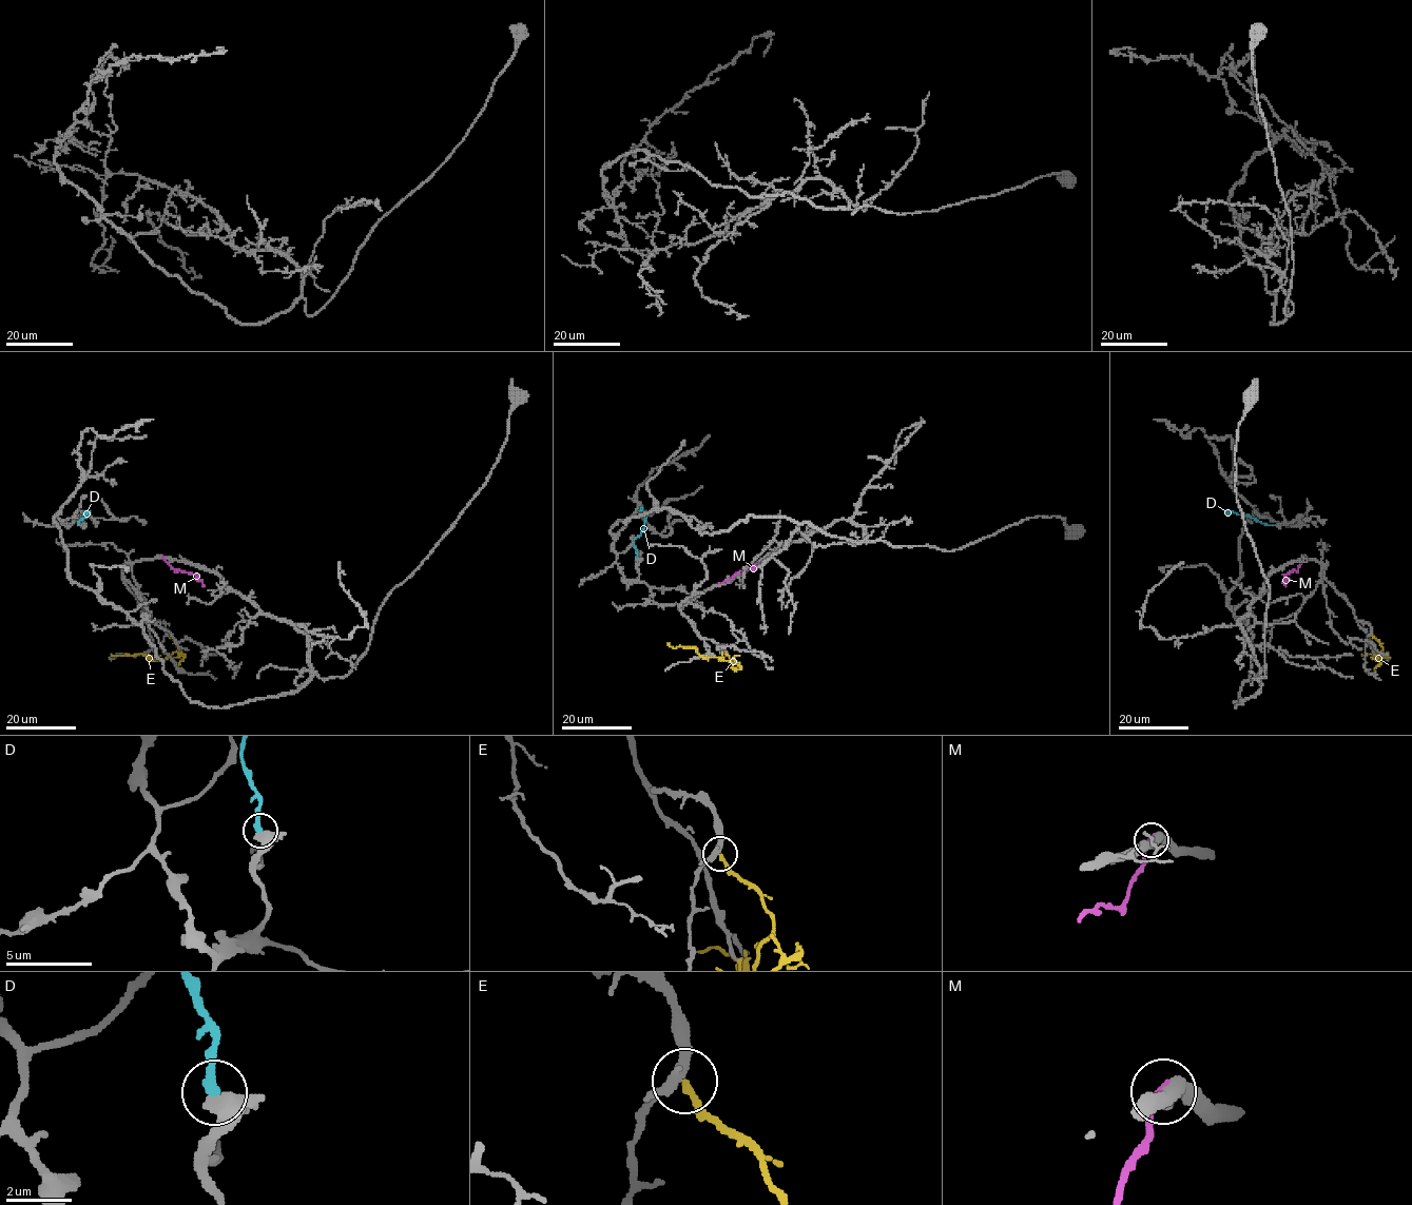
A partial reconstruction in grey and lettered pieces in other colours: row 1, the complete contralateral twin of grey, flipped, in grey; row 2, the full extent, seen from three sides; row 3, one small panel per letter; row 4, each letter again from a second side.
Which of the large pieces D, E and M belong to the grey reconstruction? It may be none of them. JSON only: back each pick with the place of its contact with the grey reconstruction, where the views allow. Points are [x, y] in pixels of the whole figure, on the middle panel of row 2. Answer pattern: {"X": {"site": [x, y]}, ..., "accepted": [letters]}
{"D": {"site": [637, 558]}, "accepted": ["D"]}

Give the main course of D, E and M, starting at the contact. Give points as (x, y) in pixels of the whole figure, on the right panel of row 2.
D: (1277, 524), (1269, 525), (1233, 511), (1229, 513)
E: (1372, 634), (1383, 648), (1375, 660), (1372, 653), (1361, 654)
M: (1302, 557), (1297, 570), (1285, 576), (1285, 586)

